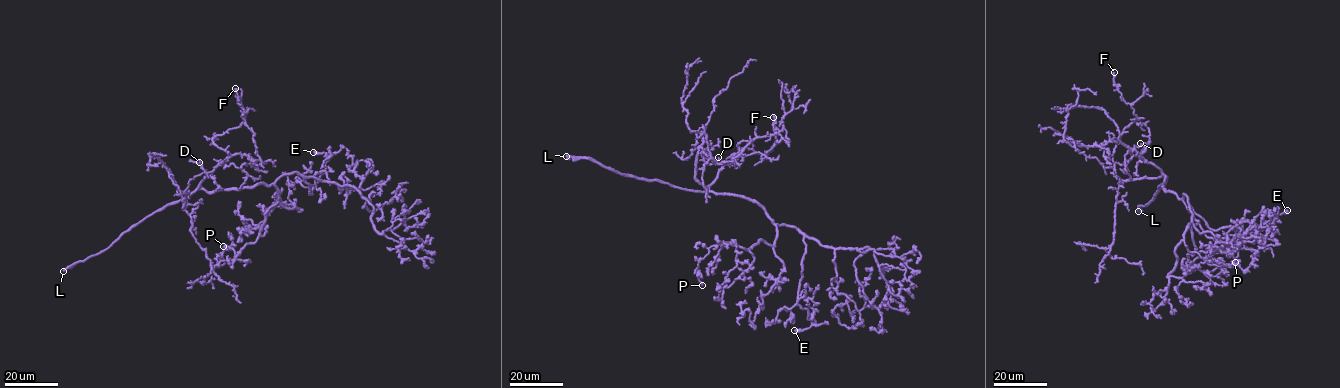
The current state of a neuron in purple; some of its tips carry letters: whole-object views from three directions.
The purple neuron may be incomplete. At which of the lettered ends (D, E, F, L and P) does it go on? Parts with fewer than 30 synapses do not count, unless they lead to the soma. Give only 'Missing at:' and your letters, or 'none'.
Missing at: L

